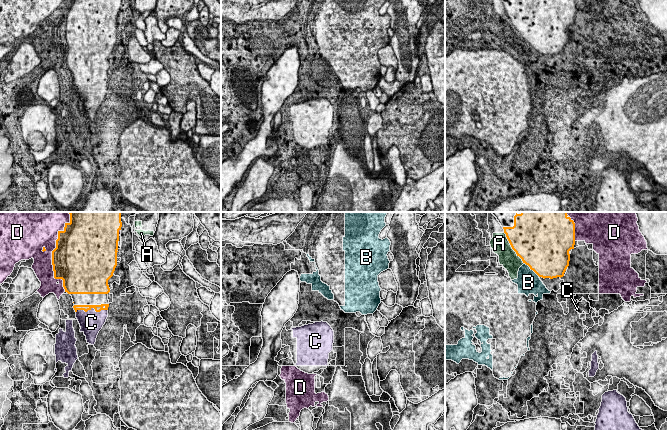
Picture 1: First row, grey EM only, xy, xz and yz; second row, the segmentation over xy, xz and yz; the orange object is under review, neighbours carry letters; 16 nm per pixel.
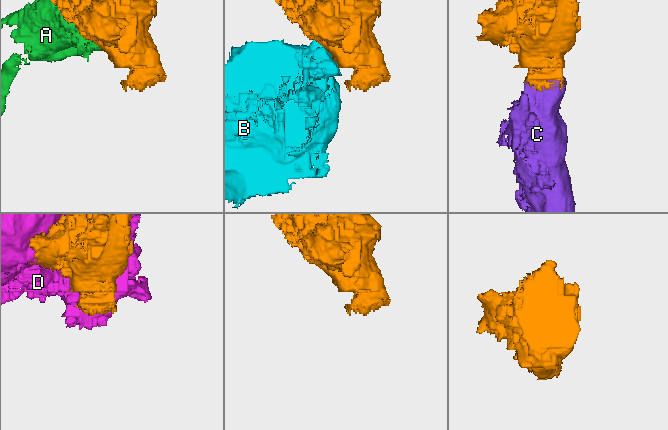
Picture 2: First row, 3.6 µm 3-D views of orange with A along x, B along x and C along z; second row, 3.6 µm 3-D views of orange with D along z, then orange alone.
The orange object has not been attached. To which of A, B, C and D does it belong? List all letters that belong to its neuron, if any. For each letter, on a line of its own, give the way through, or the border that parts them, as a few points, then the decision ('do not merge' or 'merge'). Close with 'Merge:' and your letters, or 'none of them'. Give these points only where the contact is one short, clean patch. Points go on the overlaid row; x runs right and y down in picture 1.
A: do not merge
B: border along yz (524, 262), (539, 276); do not merge
C: merge
D: do not merge
Merge: C

